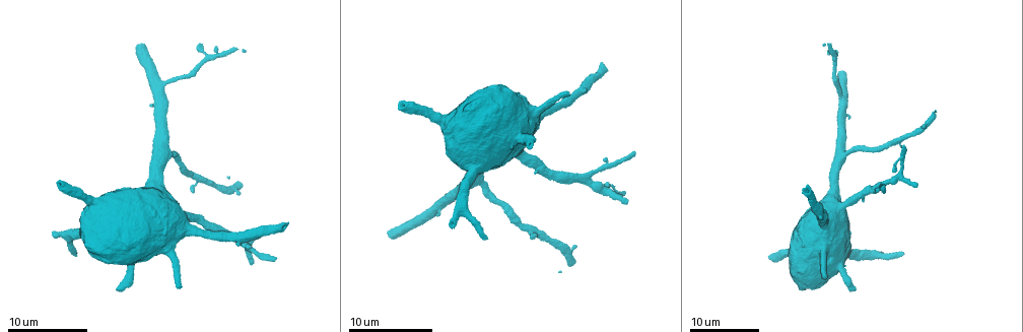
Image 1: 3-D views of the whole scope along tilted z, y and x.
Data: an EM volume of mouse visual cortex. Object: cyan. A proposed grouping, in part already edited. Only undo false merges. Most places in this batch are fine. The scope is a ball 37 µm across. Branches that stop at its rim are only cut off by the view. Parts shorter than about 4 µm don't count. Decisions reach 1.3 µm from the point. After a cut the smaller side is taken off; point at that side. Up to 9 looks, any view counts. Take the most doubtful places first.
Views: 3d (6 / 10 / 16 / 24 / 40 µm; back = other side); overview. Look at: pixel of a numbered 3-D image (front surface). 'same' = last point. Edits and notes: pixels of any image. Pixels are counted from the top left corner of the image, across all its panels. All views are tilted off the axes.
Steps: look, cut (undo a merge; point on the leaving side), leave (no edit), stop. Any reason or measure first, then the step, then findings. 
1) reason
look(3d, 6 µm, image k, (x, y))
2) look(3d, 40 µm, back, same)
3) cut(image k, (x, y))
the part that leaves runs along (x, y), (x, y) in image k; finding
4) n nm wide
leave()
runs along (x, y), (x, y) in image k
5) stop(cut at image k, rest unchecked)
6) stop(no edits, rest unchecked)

arms part here
look(3d, 16 µm, image 1, (591, 176))

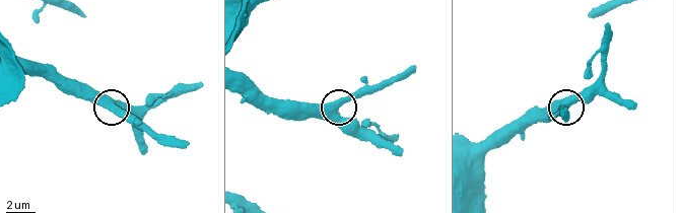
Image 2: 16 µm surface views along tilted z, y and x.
look(3d, 16 µm, back, image 2, (567, 102))

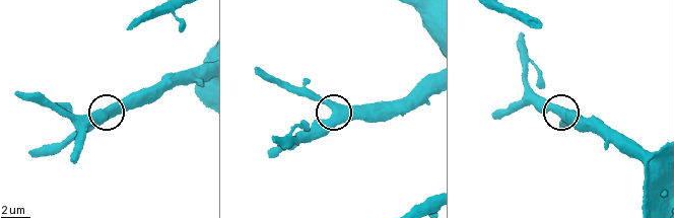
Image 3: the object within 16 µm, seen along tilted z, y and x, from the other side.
450 nm wide
leave()
continuous, no second neuron

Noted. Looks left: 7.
look(3d, 6 µm, image 1, (840, 96))

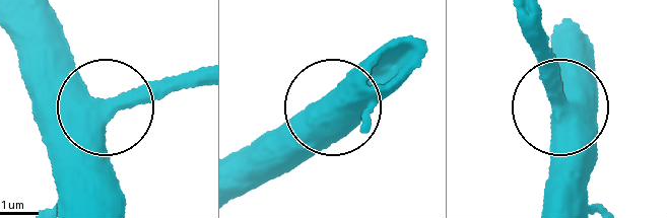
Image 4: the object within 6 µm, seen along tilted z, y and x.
side arm 6 µm
leave()
one neuron here

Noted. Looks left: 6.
look(3d, 10 µm, image 1, (480, 184))

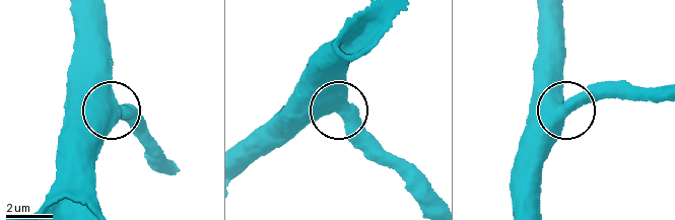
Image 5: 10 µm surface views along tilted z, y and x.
leave()
all the same neuron

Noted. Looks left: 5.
look(3d, 16 µm, image 1, (89, 204))

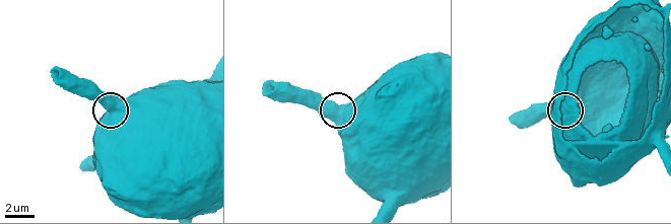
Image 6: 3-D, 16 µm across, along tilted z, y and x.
leave()
one neuron here

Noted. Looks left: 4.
stop(no edits, rest unchecked)

